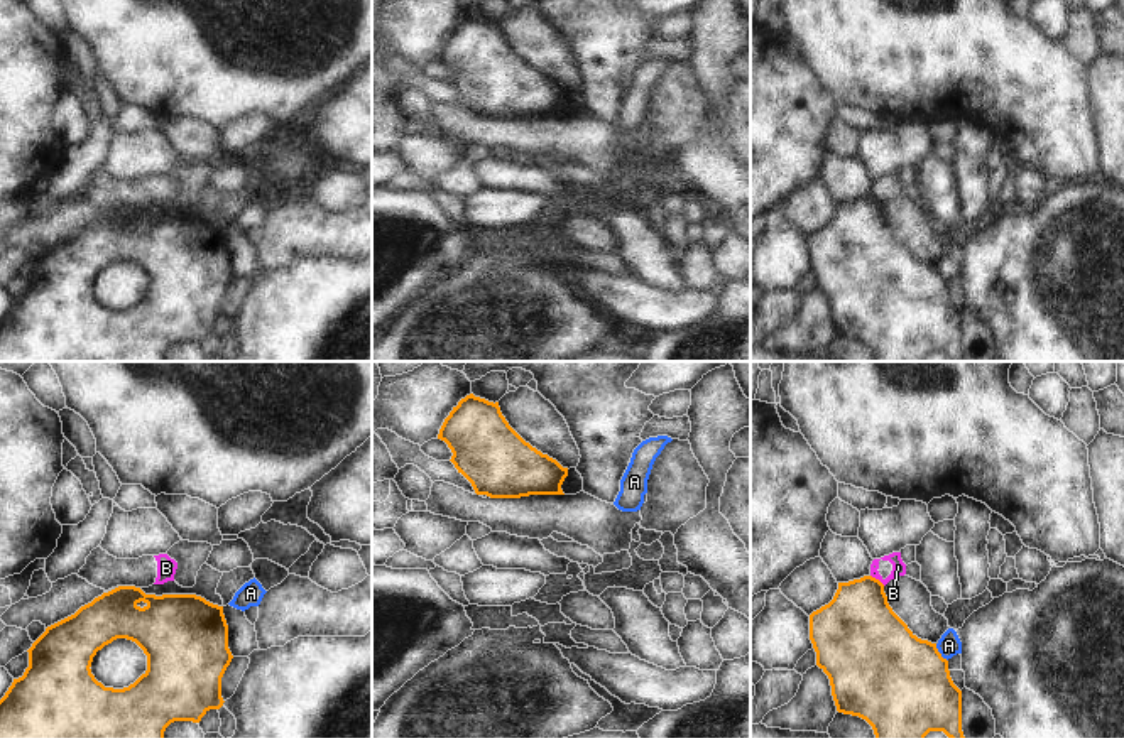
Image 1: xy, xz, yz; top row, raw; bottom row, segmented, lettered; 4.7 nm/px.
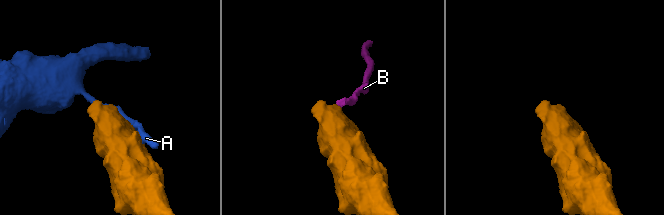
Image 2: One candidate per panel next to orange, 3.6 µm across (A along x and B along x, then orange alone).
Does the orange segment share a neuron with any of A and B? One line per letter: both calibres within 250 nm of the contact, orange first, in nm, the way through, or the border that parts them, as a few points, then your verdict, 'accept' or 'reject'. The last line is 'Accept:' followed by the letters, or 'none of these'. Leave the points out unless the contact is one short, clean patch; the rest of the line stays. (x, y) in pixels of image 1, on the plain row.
A: 480/110 nm | reject
B: 360/60 nm | along yz (871, 196), (884, 206) | reject
Accept: none of these

